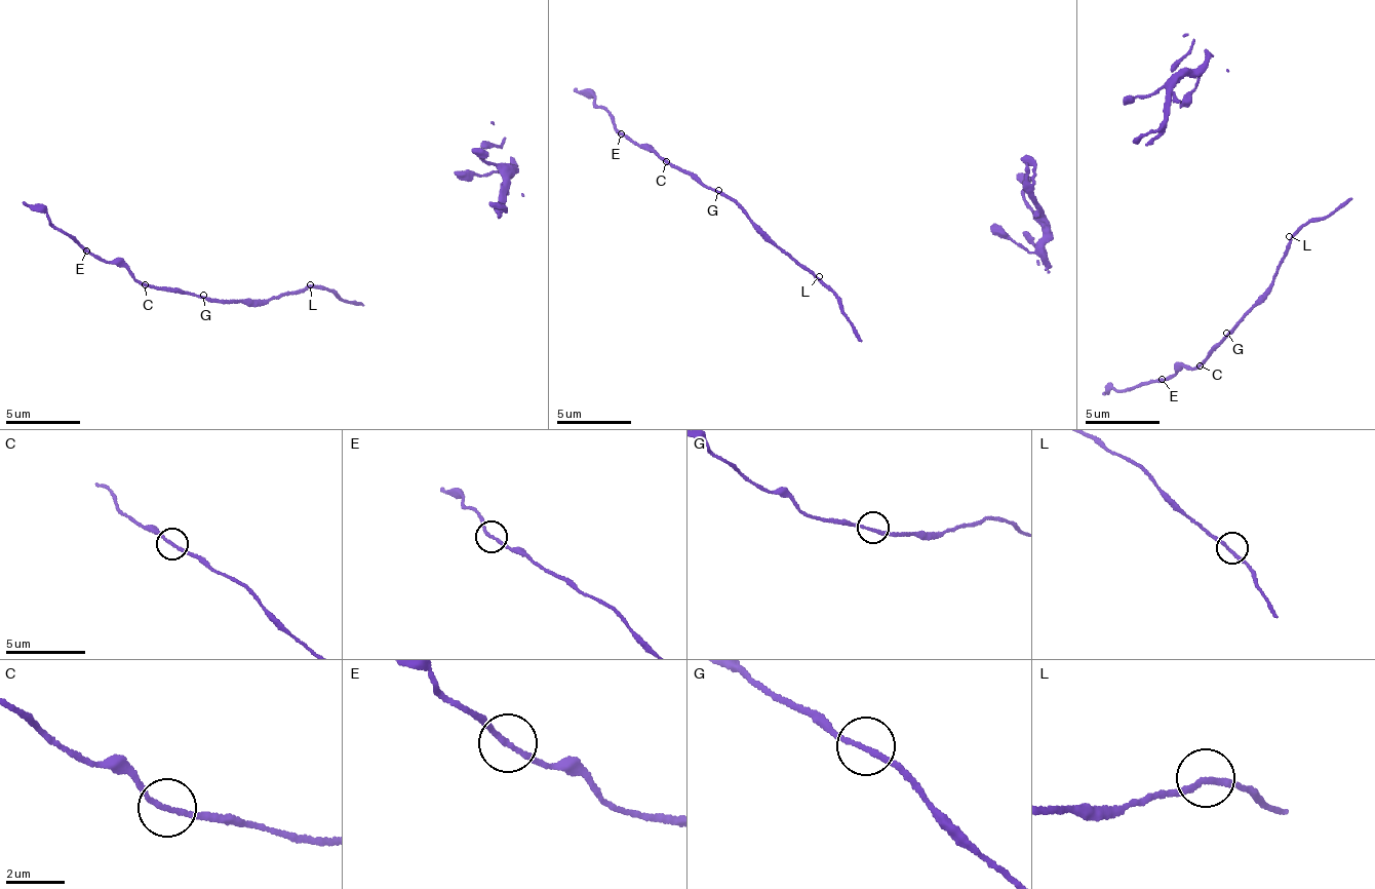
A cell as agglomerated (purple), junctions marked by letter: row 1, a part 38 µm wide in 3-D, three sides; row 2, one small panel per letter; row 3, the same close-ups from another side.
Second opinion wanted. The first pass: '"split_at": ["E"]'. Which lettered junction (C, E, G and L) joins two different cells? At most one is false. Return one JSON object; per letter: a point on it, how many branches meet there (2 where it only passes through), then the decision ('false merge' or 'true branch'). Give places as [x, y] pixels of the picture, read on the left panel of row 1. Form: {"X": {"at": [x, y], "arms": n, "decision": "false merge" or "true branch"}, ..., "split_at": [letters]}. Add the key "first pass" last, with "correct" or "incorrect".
{"C": {"at": [145, 284], "arms": 2, "decision": "true branch"}, "E": {"at": [86, 250], "arms": 2, "decision": "true branch"}, "G": {"at": [203, 295], "arms": 2, "decision": "true branch"}, "L": {"at": [310, 284], "arms": 2, "decision": "true branch"}, "split_at": [], "first pass": "incorrect"}

